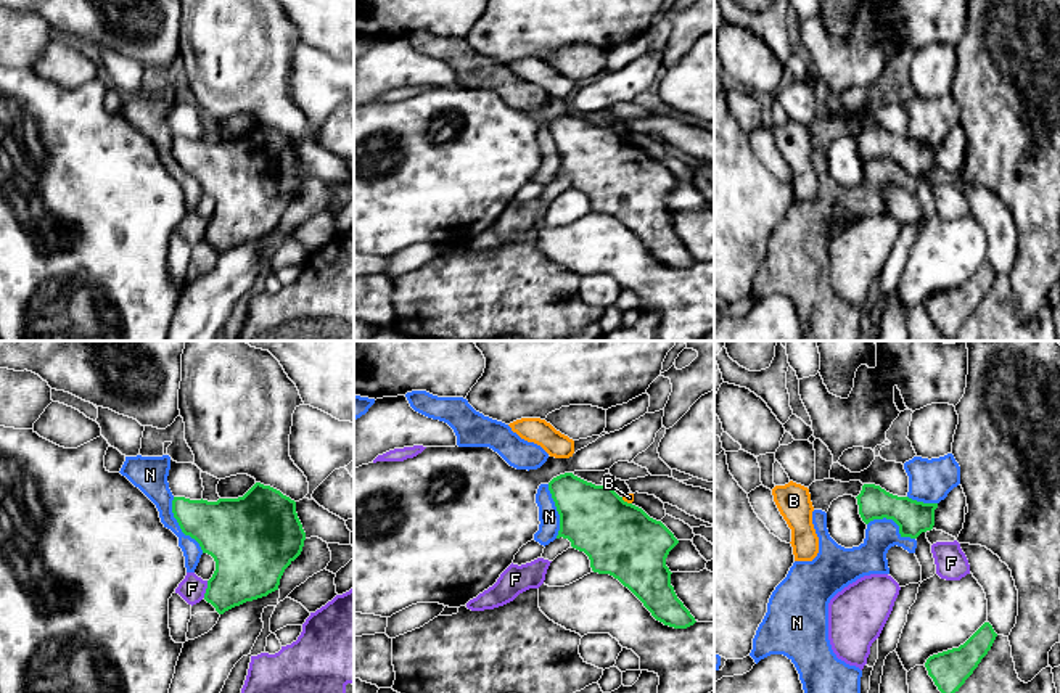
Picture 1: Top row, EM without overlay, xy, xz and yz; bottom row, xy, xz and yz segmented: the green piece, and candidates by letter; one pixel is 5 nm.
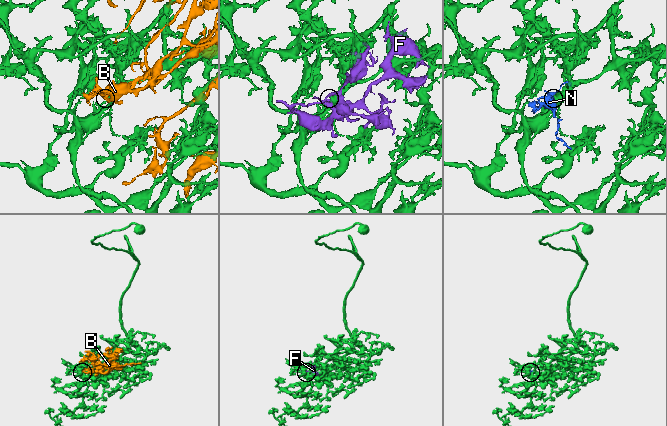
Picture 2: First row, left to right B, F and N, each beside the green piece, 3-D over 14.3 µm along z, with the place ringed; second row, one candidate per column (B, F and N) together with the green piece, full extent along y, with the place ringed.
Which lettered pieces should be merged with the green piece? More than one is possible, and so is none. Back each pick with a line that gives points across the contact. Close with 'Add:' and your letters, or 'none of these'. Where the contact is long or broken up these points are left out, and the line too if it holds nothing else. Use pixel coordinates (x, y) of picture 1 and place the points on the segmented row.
Add: none of these

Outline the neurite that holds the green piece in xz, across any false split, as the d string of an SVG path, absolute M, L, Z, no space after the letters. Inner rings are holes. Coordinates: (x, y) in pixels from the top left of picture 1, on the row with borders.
M573 473L553 478L548 490L560 515L557 539L568 539L573 548L584 552L594 572L618 579L664 625L687 629L696 622L671 585L666 558L679 540L661 521L624 502L610 486L595 486Z

